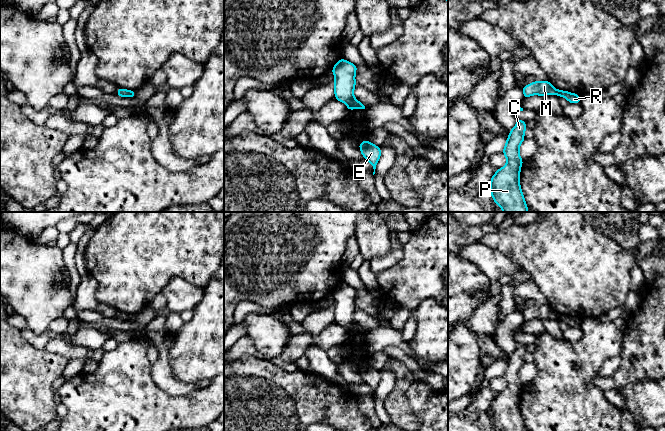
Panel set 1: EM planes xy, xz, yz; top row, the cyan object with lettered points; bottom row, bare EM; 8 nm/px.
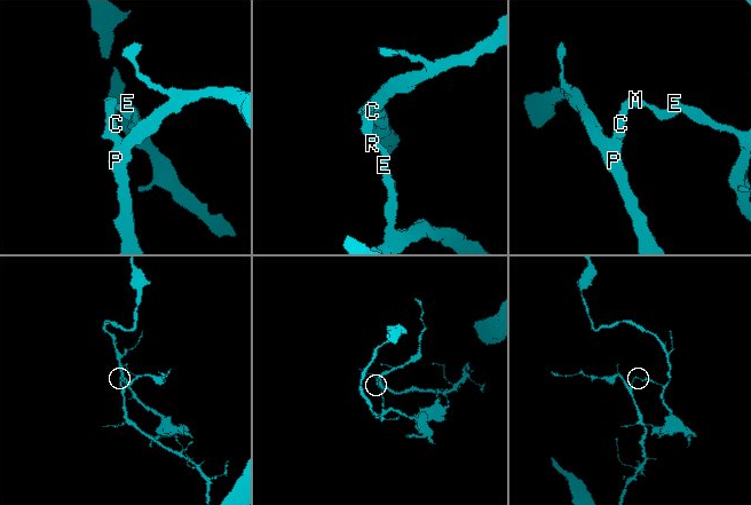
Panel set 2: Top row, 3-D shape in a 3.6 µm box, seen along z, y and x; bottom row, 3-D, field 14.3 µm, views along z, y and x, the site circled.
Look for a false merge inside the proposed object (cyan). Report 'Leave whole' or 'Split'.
Split

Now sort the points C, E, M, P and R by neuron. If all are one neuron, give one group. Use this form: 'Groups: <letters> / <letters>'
Groups: C M P / E R

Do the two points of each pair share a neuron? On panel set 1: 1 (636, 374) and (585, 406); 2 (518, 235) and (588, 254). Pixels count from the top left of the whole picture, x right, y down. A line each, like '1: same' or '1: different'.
1: different
2: same

